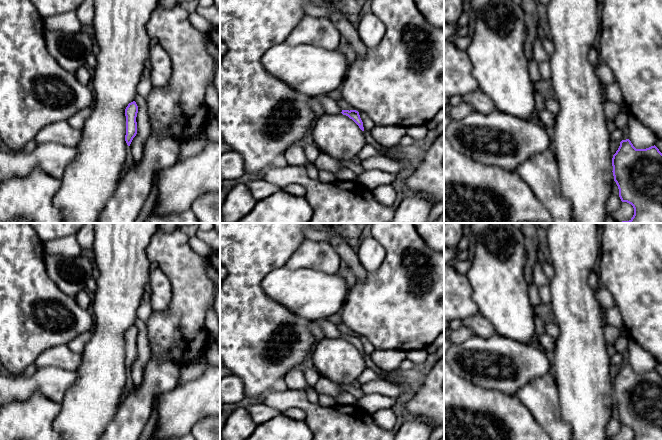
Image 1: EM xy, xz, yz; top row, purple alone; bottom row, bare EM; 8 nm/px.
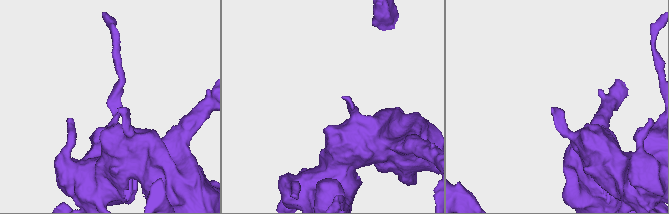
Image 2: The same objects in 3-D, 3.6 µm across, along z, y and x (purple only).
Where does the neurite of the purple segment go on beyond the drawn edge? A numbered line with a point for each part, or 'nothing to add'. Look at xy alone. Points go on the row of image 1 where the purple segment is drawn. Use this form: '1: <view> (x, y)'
nothing to add

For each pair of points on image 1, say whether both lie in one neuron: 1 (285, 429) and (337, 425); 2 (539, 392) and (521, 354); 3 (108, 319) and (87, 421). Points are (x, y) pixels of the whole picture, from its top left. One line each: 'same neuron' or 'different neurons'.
1: different neurons
2: different neurons
3: same neuron

